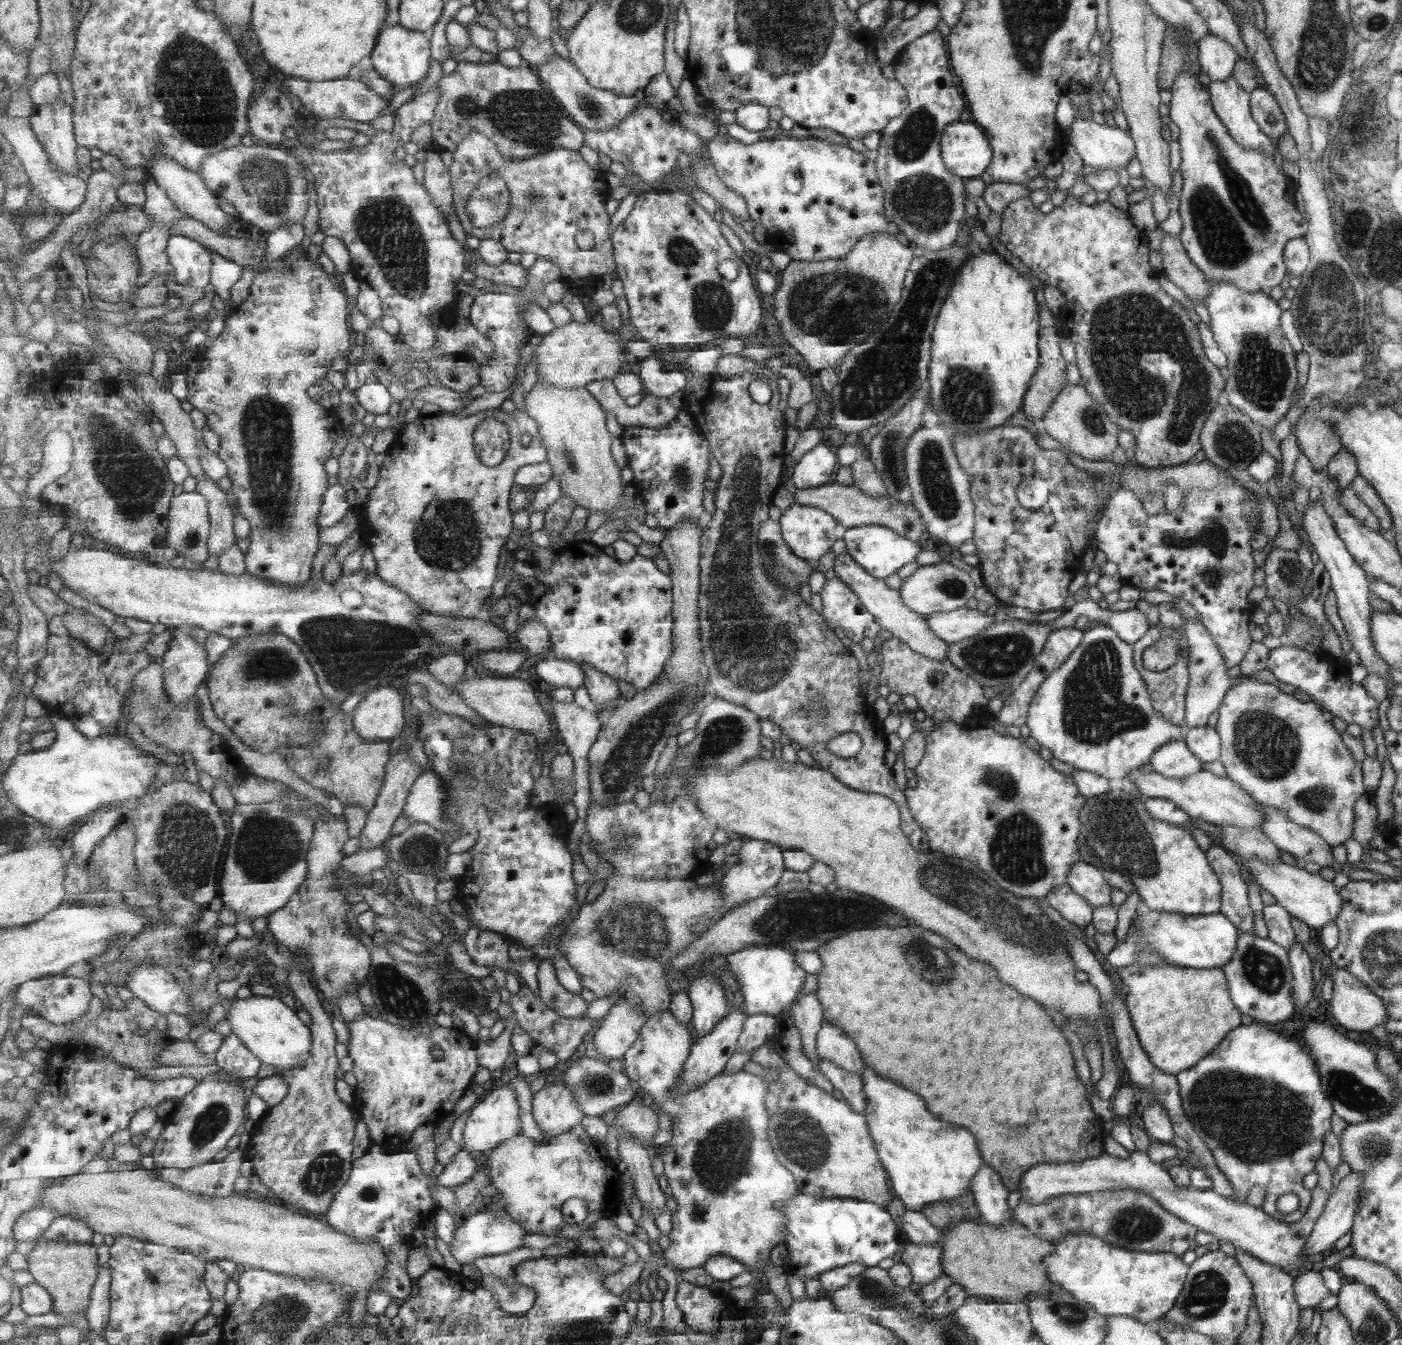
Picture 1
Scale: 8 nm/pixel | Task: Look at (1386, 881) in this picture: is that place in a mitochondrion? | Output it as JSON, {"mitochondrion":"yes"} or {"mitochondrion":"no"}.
{"mitochondrion":"no"}

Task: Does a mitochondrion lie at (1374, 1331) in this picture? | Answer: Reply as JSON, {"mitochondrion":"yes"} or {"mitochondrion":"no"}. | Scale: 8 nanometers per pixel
{"mitochondrion":"yes"}

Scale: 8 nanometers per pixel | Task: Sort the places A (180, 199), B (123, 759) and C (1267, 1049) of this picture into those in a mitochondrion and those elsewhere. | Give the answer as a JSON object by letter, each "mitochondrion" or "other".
{"A":"other","B":"other","C":"other"}

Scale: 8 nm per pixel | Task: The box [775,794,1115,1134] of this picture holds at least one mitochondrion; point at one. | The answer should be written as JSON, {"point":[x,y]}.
{"point":[973,897]}

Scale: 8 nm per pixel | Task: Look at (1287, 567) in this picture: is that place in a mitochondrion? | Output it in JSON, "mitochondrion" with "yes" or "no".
{"mitochondrion":"yes"}

